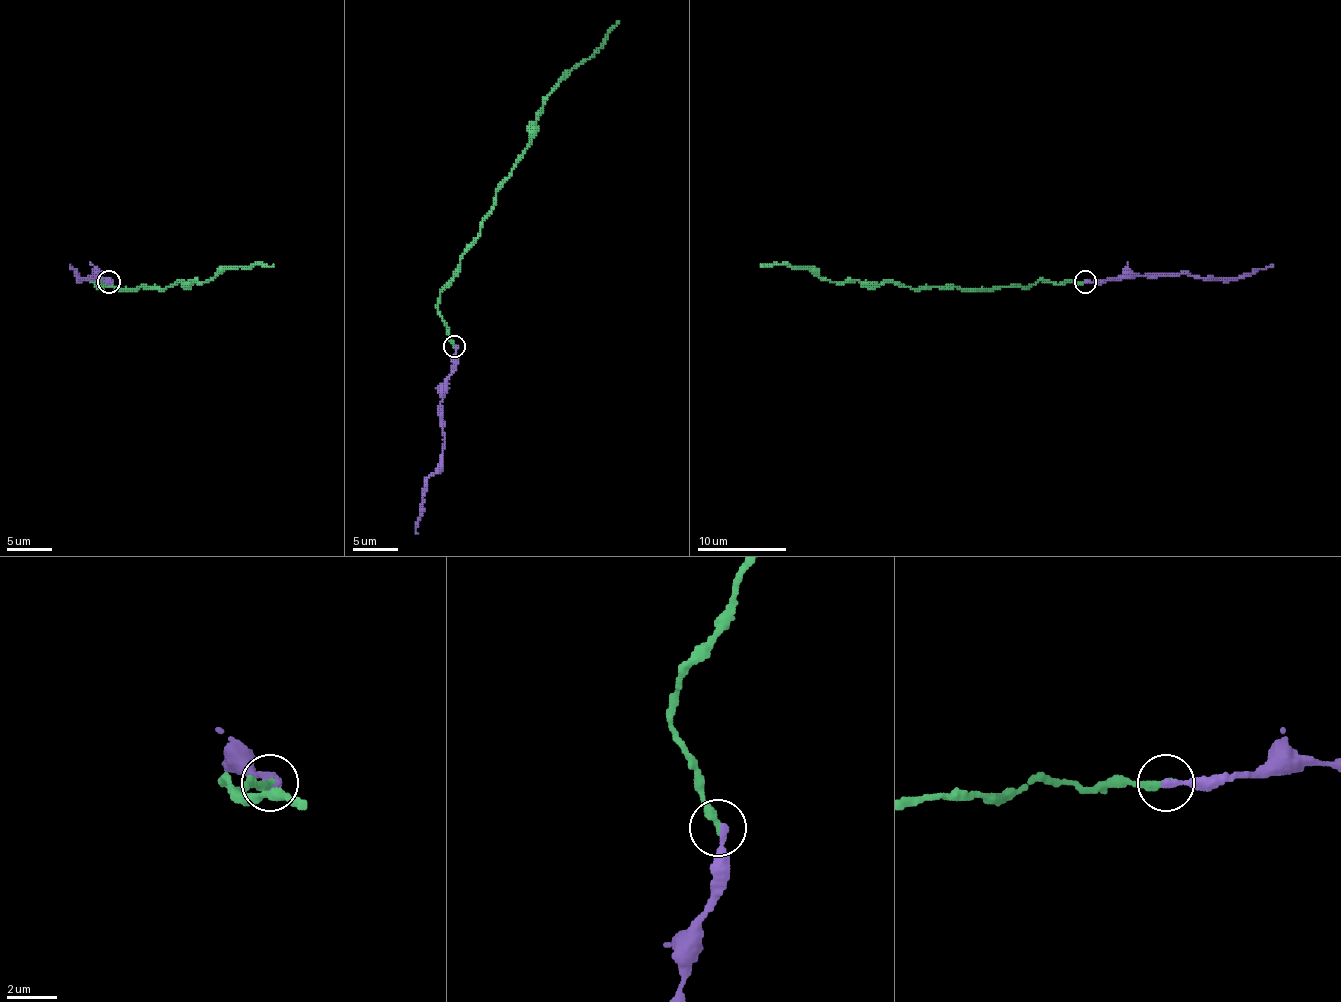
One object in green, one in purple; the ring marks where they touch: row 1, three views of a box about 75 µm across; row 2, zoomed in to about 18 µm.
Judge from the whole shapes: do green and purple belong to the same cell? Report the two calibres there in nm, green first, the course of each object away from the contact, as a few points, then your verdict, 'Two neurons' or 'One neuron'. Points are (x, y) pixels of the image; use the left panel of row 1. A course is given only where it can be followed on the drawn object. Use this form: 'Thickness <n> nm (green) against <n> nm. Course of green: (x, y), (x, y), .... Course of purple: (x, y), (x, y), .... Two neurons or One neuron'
Thickness 360 nm (green) against 280 nm. Course of green: (108, 282), (92, 280), (119, 289), (164, 289), (213, 280), (226, 269), (273, 264). Course of purple: (110, 282), (101, 275), (94, 275), (99, 273), (94, 278), (76, 278), (70, 264). One neuron

